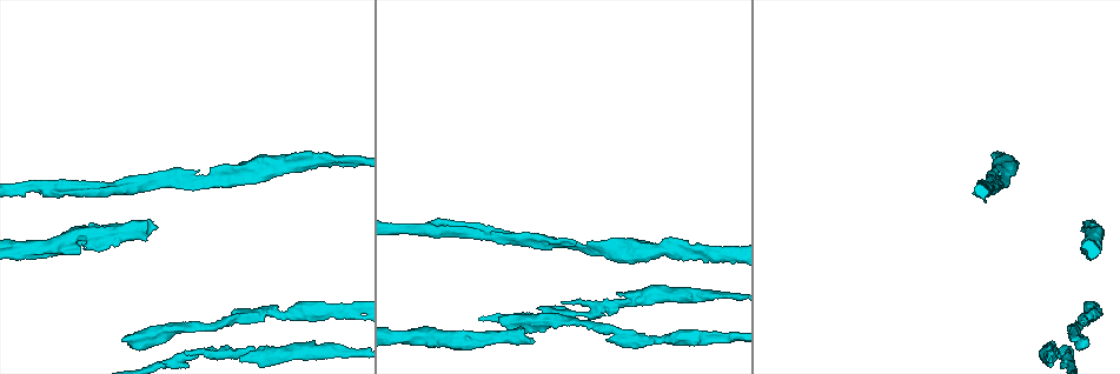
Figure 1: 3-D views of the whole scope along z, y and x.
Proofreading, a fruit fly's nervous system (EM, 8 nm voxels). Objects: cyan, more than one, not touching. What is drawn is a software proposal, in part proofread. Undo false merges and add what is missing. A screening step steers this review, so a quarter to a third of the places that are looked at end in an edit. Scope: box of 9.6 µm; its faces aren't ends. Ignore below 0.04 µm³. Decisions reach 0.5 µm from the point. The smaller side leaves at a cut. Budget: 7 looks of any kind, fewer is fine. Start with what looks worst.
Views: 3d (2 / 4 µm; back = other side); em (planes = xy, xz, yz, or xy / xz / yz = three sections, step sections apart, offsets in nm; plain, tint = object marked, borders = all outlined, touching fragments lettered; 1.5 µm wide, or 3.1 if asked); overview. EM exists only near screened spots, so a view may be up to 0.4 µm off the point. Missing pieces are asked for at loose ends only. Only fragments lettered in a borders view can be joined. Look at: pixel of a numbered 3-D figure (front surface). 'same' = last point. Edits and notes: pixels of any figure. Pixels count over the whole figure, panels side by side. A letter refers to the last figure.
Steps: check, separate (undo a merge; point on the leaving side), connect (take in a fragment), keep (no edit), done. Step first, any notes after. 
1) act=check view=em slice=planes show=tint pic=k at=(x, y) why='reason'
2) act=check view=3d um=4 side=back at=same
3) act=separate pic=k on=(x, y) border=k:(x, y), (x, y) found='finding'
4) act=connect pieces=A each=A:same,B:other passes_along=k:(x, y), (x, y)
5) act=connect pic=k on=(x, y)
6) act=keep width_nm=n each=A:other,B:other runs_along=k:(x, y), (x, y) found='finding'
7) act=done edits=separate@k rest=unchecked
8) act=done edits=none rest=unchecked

act=check view=3d um=2 pic=1 at=(501, 319) why='long arm stops here'

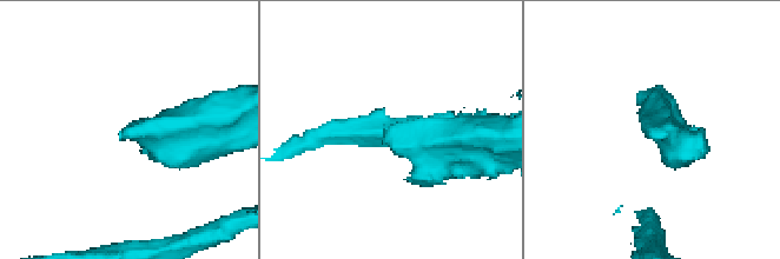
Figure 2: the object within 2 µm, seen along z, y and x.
act=check view=em slice=xz step=8 show=tint pic=2 at=(122, 136) why='need the tissue'

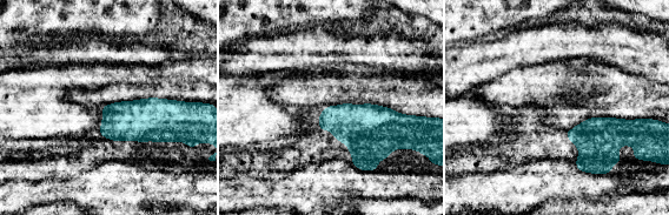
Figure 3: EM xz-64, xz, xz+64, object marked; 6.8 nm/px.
act=check view=em slice=planes show=borders at=same

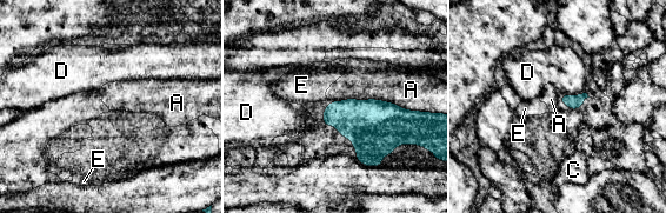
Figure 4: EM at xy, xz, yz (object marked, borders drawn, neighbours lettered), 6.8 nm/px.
act=keep each=A:other,C:other,D:other,E:other border=4:(585, 92), (565, 94) found='no lettered fragment goes on from it'

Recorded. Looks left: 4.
act=check view=3d um=2 pic=1 at=(530, 340) why='an open end'

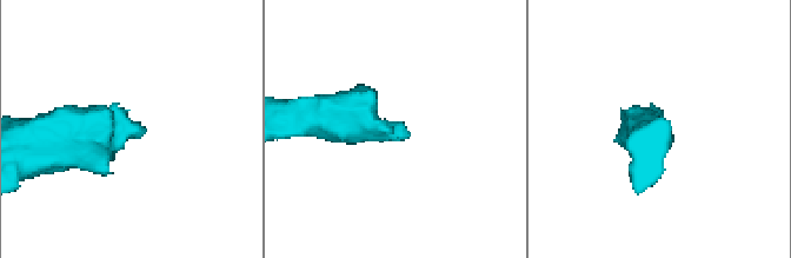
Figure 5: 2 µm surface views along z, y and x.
act=check view=em um=3.1 slice=xz step=16 show=borders pic=5 at=(403, 135)

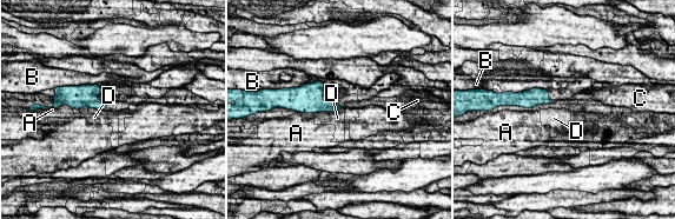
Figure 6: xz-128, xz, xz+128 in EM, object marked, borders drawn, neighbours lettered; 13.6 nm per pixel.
act=check view=em um=3.1 slice=planes show=borders at=same why='another direction'

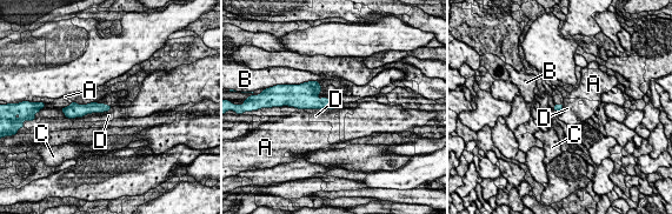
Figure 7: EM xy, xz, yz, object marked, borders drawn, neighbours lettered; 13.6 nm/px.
act=keep each=A:other,B:other,C:other,D:other border=7:(336, 107), (304, 109) found='none of them fits'

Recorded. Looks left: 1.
act=check view=em slice=planes show=borders pic=1 at=(244, 353) why='calibre changes'

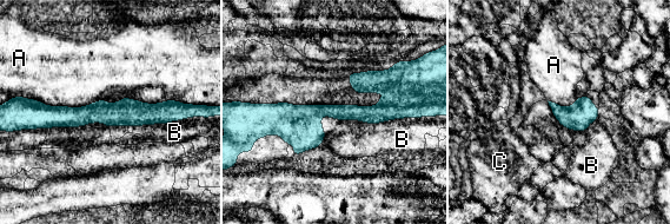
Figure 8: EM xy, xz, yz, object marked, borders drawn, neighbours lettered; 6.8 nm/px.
act=keep each=A:other,B:other,C:other border=8:(319, 116), (367, 123), (416, 117) found='continuous, no second neuron'

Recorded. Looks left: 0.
act=done edits=none rest=unchecked

